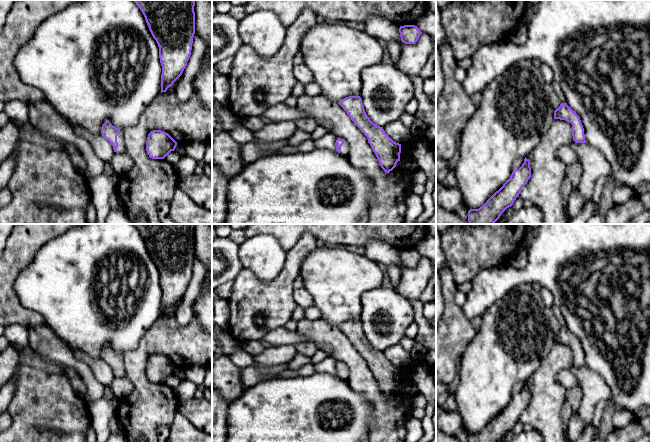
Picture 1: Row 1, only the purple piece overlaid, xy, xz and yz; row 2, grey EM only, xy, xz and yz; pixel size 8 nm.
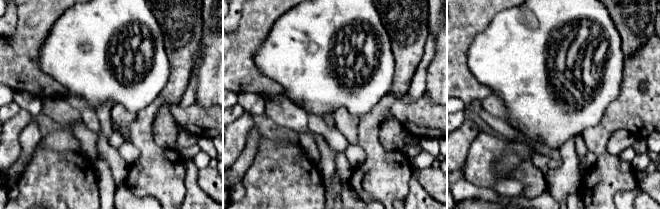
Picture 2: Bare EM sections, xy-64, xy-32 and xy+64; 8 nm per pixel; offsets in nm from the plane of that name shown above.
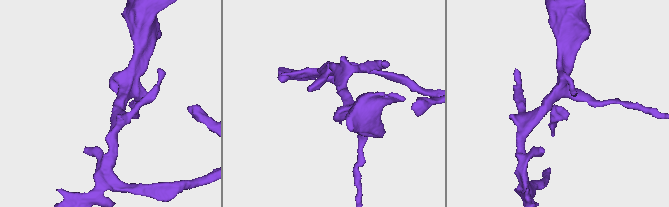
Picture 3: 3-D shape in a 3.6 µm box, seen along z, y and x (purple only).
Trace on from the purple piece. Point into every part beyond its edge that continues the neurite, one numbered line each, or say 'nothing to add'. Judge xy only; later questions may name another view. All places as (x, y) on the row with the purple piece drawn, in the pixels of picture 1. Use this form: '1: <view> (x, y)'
1: xy (119, 138)

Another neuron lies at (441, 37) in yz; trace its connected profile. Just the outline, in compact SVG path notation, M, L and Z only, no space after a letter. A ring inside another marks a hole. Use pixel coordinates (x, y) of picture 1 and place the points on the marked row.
M436 2L436 47L447 41L446 33L442 21L442 10Z

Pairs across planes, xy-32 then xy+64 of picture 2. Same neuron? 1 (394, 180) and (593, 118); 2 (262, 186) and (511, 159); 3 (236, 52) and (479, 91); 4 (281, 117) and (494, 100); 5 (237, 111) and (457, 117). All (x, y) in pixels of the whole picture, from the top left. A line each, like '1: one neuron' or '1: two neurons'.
1: two neurons
2: two neurons
3: one neuron
4: one neuron
5: one neuron

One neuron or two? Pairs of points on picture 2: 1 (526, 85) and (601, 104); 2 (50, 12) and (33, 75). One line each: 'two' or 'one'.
1: one
2: one

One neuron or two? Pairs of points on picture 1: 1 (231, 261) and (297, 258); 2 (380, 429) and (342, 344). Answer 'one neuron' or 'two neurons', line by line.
1: two neurons
2: one neuron

